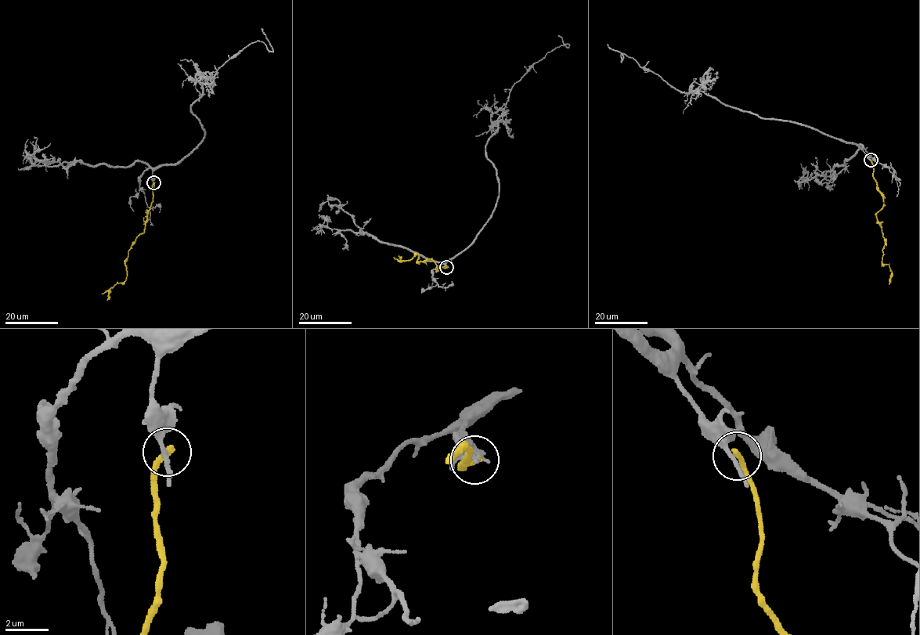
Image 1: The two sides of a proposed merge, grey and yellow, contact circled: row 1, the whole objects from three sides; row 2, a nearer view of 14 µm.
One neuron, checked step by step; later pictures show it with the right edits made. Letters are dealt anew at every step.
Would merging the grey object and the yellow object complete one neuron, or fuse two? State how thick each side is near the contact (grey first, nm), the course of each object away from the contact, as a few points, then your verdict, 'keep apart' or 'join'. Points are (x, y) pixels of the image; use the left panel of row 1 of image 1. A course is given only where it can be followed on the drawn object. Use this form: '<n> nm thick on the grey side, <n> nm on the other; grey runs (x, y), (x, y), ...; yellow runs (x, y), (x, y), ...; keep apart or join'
190 nm thick on the grey side, 300 nm on the other; grey runs (153, 182), (156, 168), (179, 162), (204, 135), (190, 107), (203, 84), (251, 42), (272, 51), (261, 28); yellow runs (153, 182), (153, 201), (144, 232), (137, 236), (125, 261), (126, 279), (117, 283), (110, 289), (106, 300); keep apart

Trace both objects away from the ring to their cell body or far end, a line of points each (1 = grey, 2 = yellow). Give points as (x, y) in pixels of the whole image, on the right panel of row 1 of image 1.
1: (871, 160), (860, 147), (813, 128), (761, 118), (701, 92), (676, 90), (622, 53), (621, 61), (607, 44)
2: (871, 160), (873, 178), (884, 205), (876, 217), (885, 242), (882, 261), (889, 265), (891, 271), (889, 284)

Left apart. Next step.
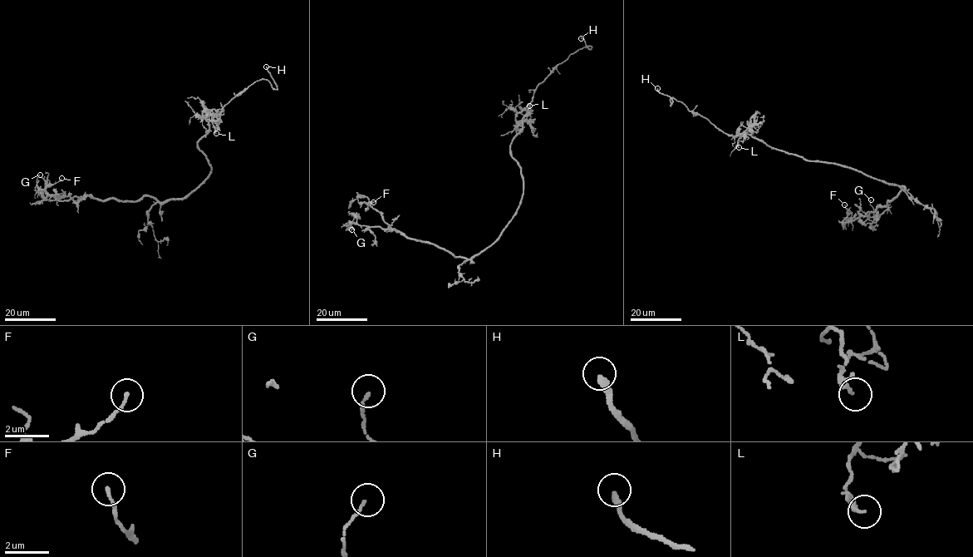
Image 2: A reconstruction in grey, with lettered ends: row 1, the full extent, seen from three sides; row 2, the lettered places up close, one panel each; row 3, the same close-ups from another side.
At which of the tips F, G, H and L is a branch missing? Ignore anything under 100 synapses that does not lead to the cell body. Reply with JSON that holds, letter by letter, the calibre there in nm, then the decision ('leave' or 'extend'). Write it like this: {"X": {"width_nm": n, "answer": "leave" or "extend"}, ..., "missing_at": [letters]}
{"F": {"width_nm": 150, "answer": "leave"}, "G": {"width_nm": 120, "answer": "leave"}, "H": {"width_nm": 280, "answer": "extend"}, "L": {"width_nm": 180, "answer": "leave"}, "missing_at": ["H"]}

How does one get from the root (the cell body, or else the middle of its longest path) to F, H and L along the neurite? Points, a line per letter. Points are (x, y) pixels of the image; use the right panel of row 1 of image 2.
F: (839, 165), (905, 188), (902, 186), (886, 207), (844, 224), (847, 215), (844, 204)
H: (839, 165), (806, 160), (771, 149), (749, 135), (727, 135), (673, 97), (670, 105), (672, 99), (657, 88)
L: (839, 165), (806, 160), (771, 149), (749, 135), (742, 134), (739, 136), (737, 141), (739, 147)

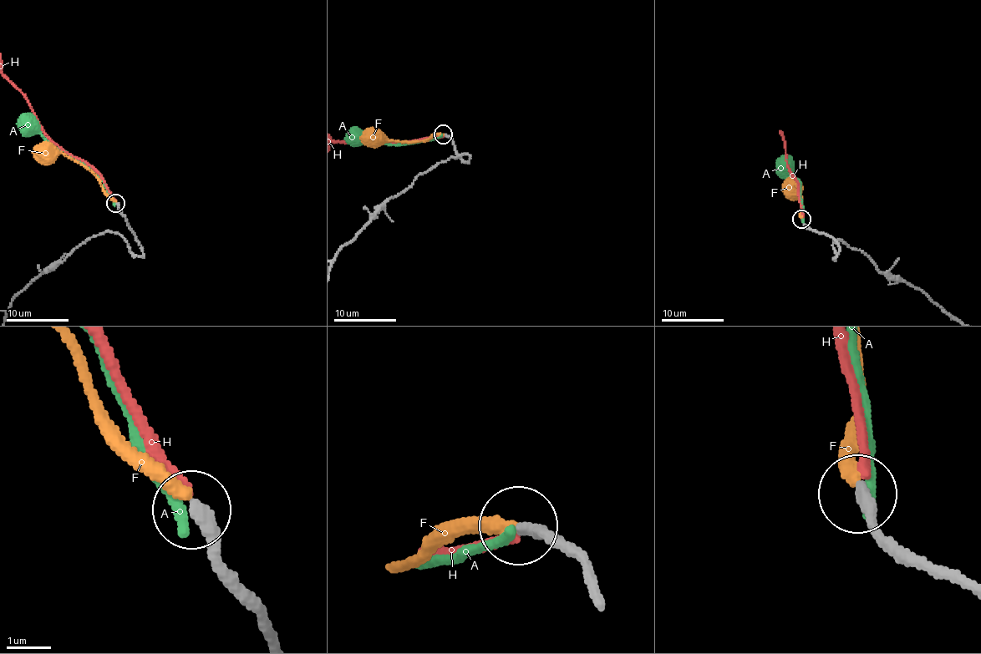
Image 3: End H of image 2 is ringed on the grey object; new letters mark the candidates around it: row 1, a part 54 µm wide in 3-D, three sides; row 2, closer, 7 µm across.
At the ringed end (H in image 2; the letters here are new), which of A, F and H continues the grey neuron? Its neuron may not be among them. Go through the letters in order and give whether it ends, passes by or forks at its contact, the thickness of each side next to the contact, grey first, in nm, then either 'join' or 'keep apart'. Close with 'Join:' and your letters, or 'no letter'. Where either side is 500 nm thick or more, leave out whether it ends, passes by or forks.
A: it ends there; 320 nm thick on the grey side, 280 nm on the other; keep apart
F: it ends there; 280 nm thick on the grey side, 280 nm on the other; keep apart
H: it ends there; 280 nm thick on the grey side, 240 nm on the other; keep apart
Join: no letter

